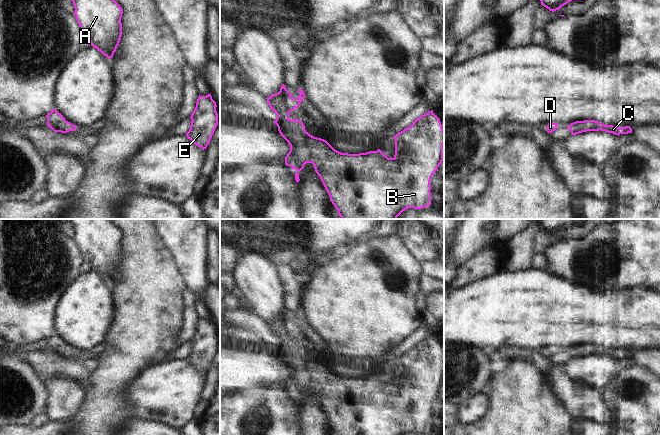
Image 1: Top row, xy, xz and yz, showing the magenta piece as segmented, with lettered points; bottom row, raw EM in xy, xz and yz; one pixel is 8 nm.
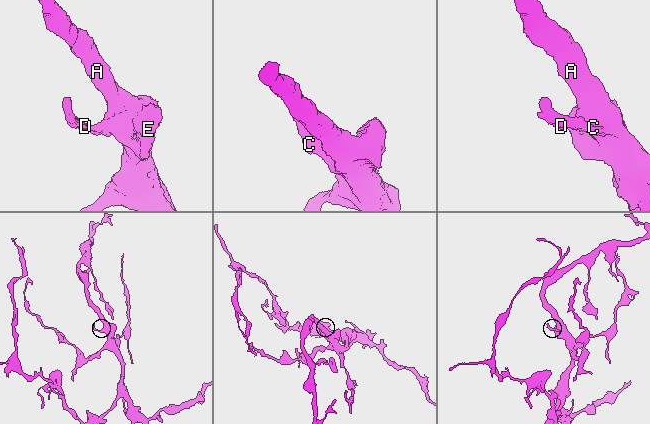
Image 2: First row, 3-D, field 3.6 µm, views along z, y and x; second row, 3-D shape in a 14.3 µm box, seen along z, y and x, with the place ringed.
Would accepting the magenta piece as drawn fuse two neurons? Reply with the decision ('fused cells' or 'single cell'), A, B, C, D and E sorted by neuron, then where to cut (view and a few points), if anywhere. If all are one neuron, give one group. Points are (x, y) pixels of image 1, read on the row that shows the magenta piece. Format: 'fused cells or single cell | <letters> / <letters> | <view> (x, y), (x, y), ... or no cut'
single cell | A B C D E | no cut

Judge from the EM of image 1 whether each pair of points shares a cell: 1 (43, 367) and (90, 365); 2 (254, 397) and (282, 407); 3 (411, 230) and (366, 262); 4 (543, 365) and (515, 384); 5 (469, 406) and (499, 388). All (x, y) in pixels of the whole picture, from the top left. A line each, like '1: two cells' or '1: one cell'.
1: two cells
2: one cell
3: two cells
4: two cells
5: two cells

